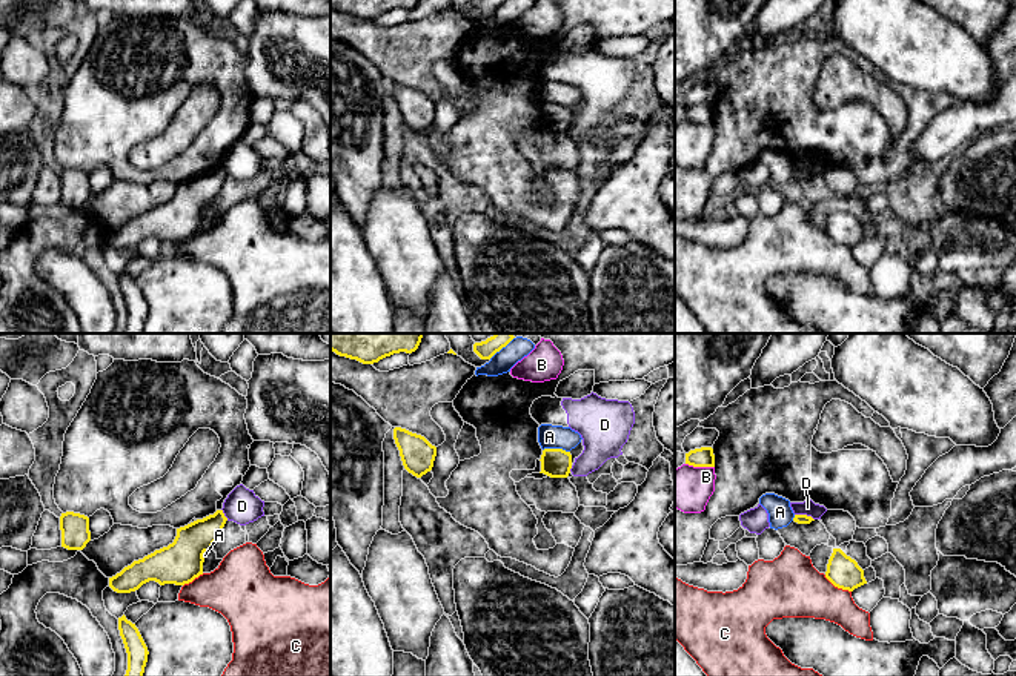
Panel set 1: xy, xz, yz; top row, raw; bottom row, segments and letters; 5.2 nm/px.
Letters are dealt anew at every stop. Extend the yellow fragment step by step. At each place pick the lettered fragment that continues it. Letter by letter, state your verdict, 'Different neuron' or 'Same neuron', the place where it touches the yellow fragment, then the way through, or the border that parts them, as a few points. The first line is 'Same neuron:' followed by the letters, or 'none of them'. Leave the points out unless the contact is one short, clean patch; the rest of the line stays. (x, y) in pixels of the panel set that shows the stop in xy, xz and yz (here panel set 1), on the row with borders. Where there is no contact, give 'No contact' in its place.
Same neuron: none of them
A: Different neuron. Touches yellow at xz (557, 449)
B: Different neuron. Touches yellow at yz (700, 466). Boundary: yz (686, 463), (713, 467)
C: Different neuron. Touches yellow at yz (838, 587). Boundary: yz (824, 575), (835, 586), (850, 592)
D: Different neuron. Touches yellow at yz (804, 515). Boundary: yz (795, 513), (804, 513), (813, 520)

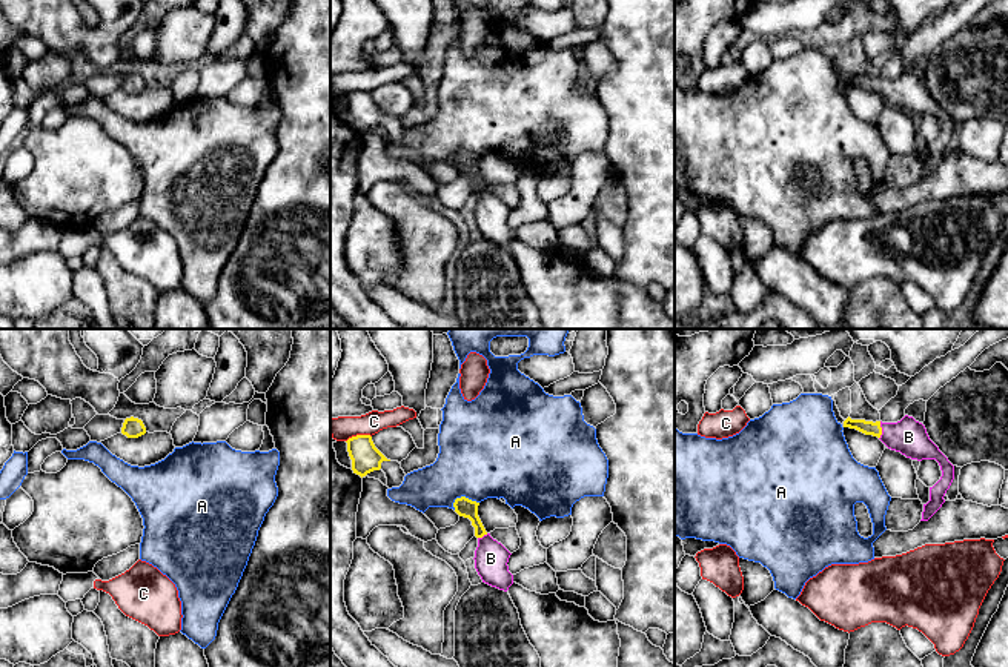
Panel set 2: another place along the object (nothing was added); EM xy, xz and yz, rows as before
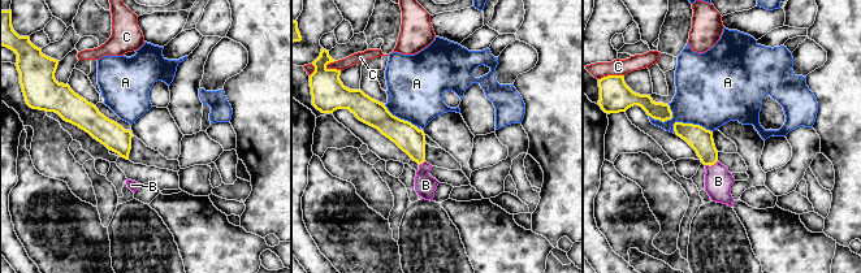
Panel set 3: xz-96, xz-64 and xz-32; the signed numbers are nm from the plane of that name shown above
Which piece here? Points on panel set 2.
Same neuron: B
A: Different neuron. Touches yellow at xz (463, 497). Boundary: xz (478, 503), (458, 497), (452, 506)
B: Same neuron. Touches yellow at yz (881, 431). Path across: yz (868, 428), (881, 431), (898, 437), (908, 437)
C: Different neuron. Touches yellow at xz (358, 435). Boundary: xz (371, 435), (352, 435), (346, 441)

